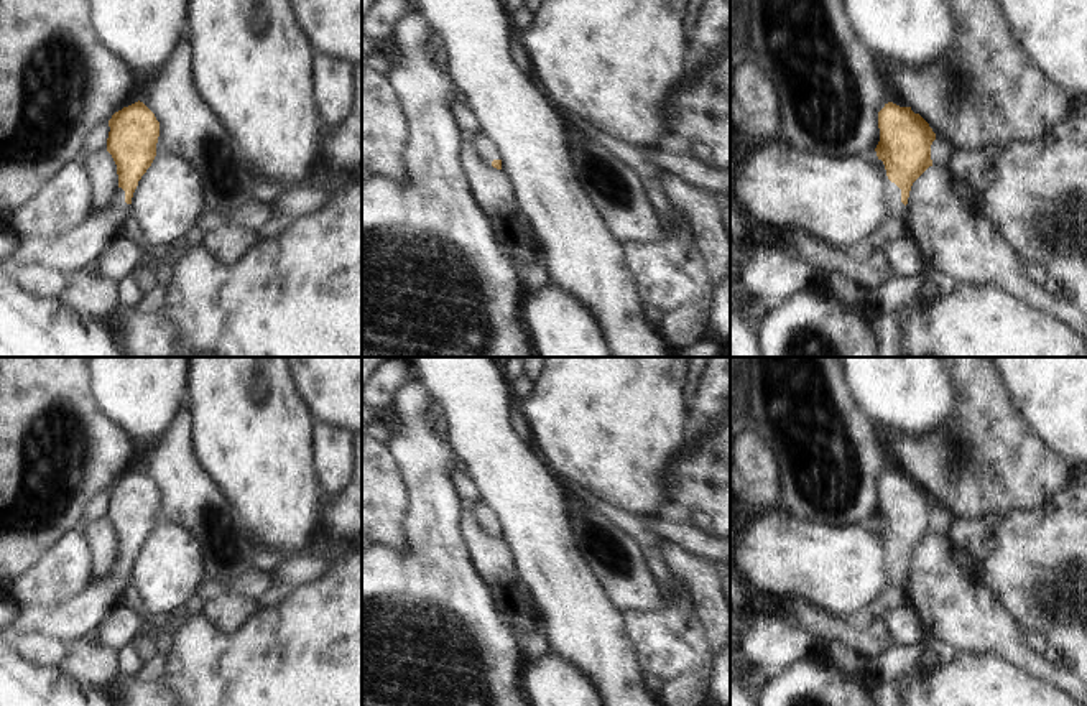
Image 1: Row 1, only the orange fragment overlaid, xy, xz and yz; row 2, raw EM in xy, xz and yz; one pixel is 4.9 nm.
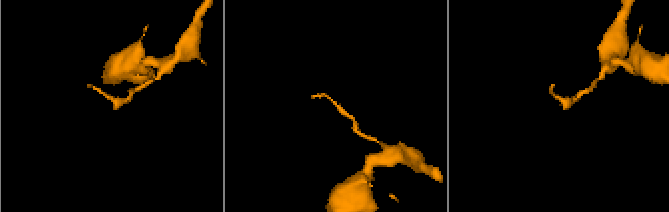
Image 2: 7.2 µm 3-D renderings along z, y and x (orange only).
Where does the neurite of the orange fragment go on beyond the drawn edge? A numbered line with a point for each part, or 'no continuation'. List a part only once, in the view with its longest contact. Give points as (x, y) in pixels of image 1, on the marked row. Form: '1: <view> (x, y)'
1: yz (897, 208)

